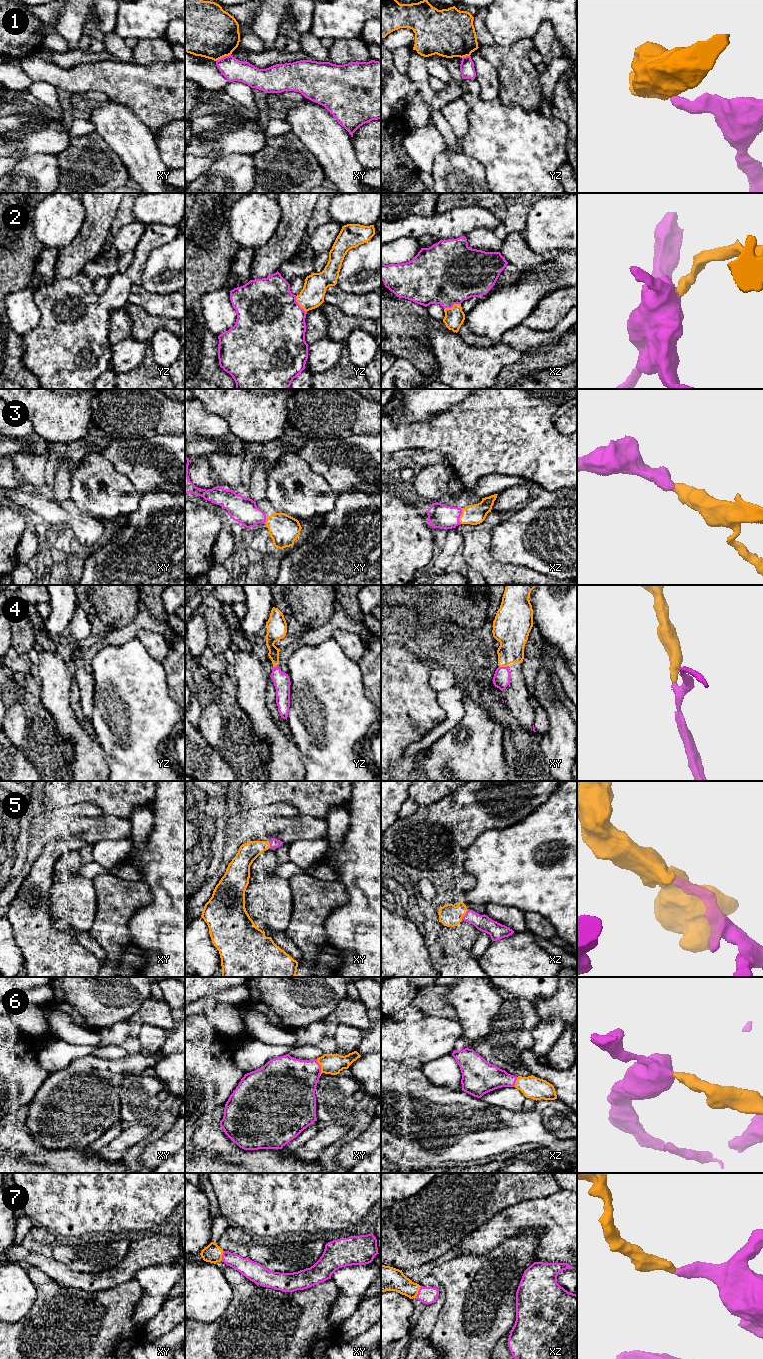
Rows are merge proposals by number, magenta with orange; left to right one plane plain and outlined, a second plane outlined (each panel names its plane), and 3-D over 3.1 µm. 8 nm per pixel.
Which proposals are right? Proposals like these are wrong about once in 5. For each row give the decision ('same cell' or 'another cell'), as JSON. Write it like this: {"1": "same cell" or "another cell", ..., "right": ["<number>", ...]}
{"1": "another cell", "2": "same cell", "3": "same cell", "4": "same cell", "5": "same cell", "6": "same cell", "7": "same cell", "right": ["2", "3", "4", "5", "6", "7"]}

